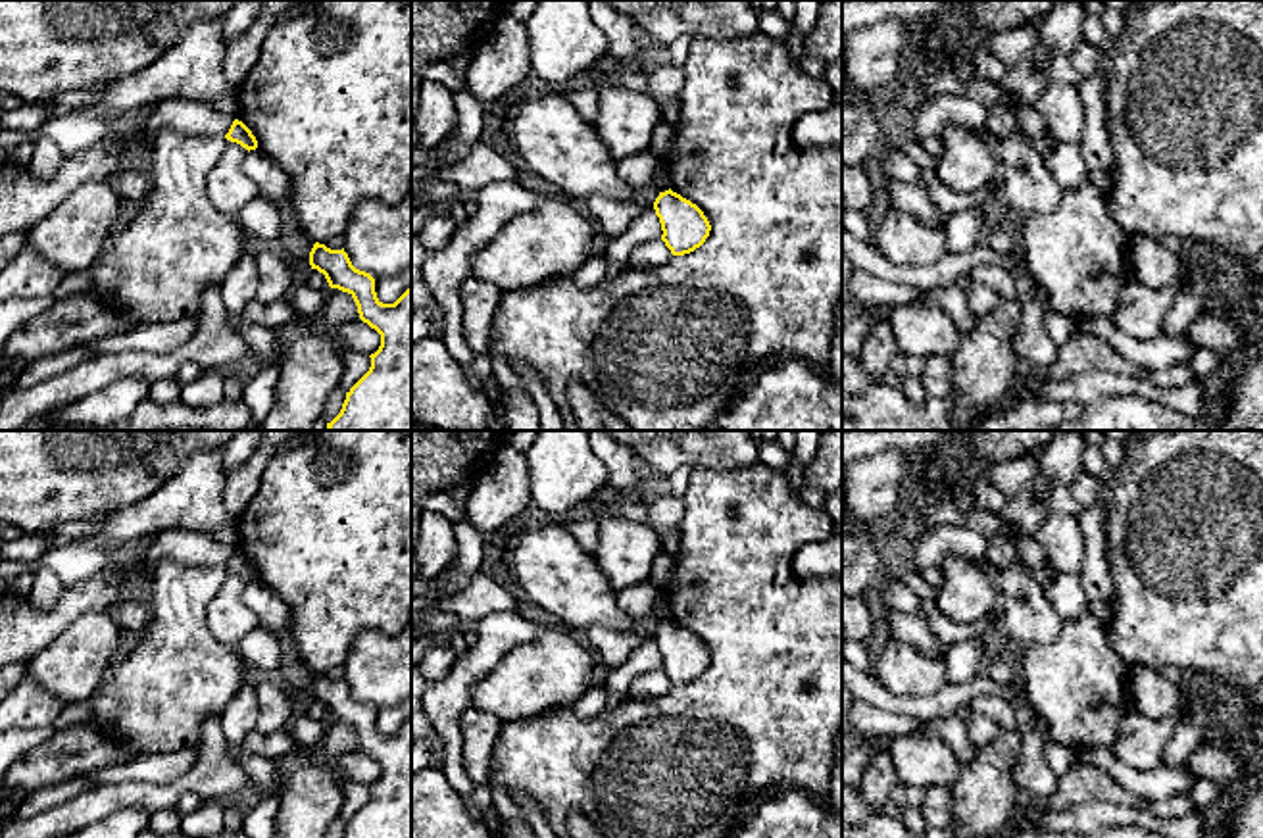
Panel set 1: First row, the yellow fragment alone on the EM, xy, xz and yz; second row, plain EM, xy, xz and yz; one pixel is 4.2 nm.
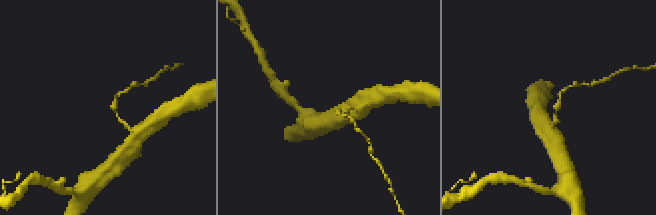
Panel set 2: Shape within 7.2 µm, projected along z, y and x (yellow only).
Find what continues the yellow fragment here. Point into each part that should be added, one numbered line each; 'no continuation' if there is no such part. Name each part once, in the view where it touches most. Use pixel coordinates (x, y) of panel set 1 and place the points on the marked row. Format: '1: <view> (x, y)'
no continuation

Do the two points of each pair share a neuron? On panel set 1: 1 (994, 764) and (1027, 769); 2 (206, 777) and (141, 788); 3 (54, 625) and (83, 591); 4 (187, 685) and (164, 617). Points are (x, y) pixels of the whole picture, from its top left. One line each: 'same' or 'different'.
1: different
2: same
3: same
4: same

